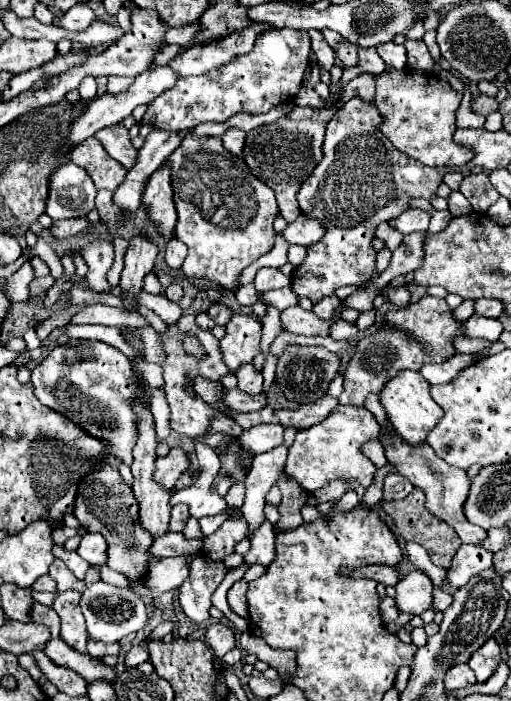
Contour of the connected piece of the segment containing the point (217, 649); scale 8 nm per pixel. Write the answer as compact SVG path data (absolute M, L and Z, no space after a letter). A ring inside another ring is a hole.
M215 622L207 628L207 644L213 648L217 658L223 658L235 646L235 630L229 624Z

